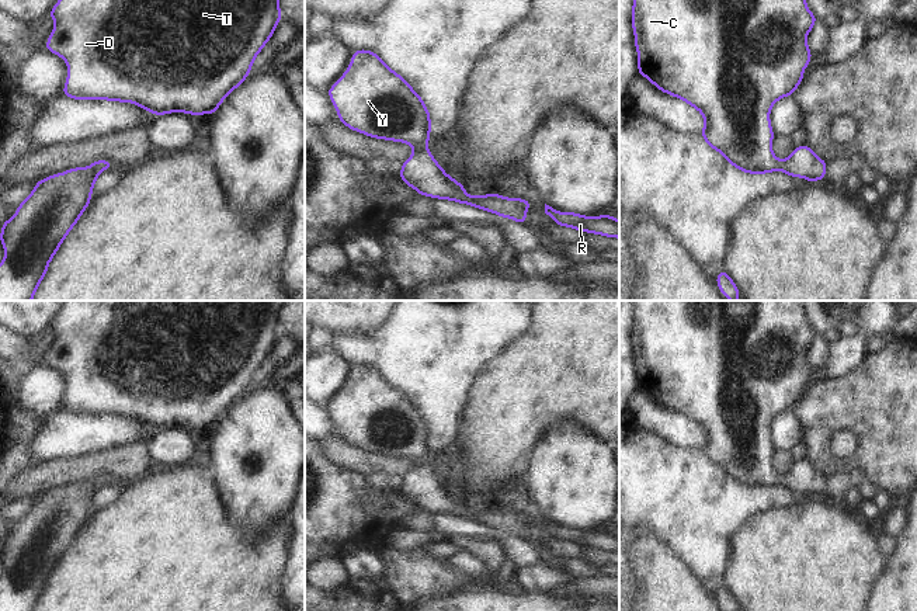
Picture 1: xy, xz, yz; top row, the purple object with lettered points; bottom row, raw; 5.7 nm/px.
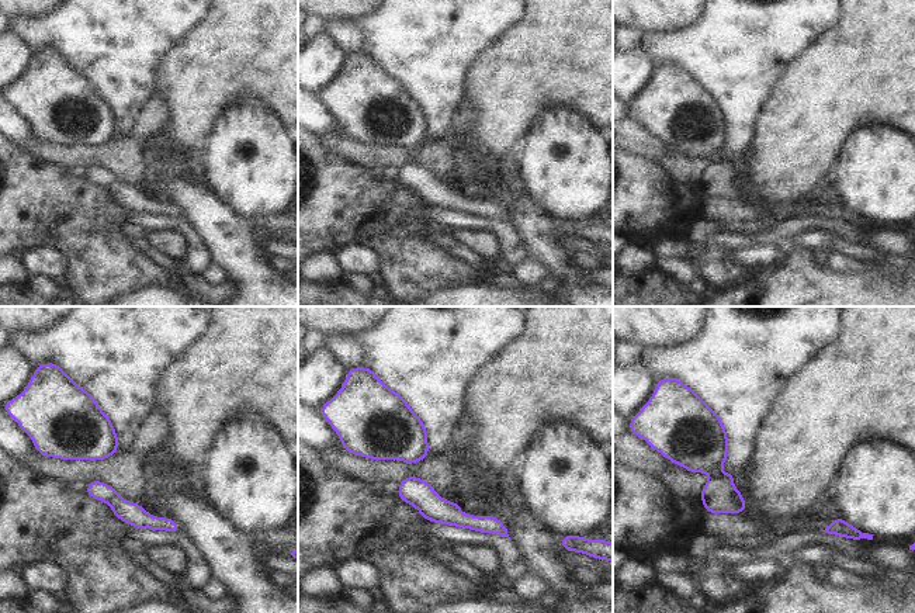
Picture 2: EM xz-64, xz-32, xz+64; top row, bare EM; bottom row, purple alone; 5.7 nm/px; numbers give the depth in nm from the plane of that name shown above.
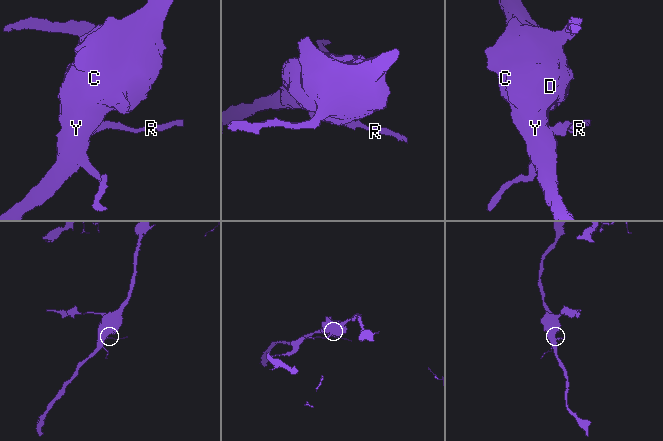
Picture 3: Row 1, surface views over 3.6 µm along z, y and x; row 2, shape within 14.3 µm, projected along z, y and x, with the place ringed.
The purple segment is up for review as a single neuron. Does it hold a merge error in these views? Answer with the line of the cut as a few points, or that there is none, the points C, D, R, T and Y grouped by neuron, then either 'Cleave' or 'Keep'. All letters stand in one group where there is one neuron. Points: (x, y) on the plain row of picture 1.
No split. Groups: C D R T Y. Keep

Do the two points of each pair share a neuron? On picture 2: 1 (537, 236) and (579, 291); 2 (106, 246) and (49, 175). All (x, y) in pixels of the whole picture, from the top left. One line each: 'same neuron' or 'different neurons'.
1: same neuron
2: same neuron

